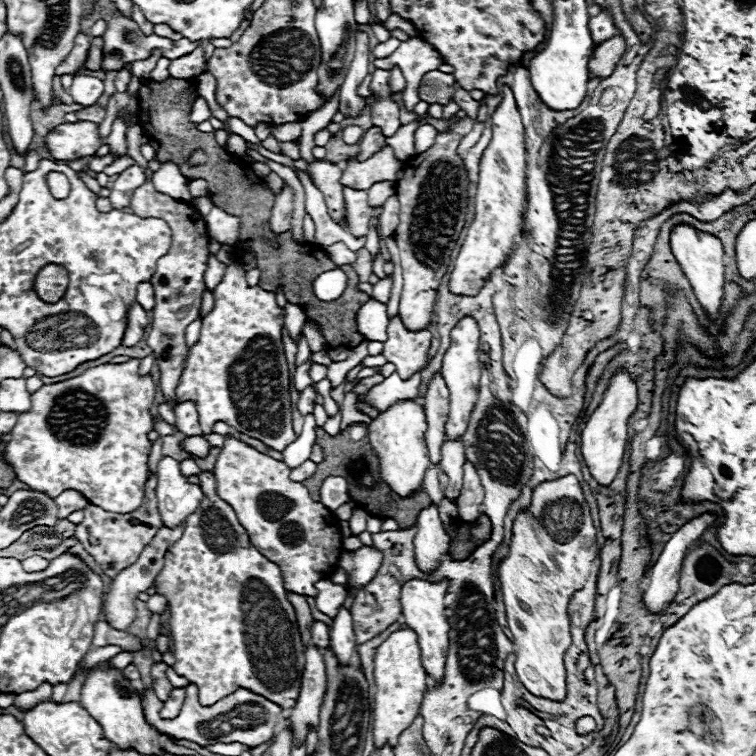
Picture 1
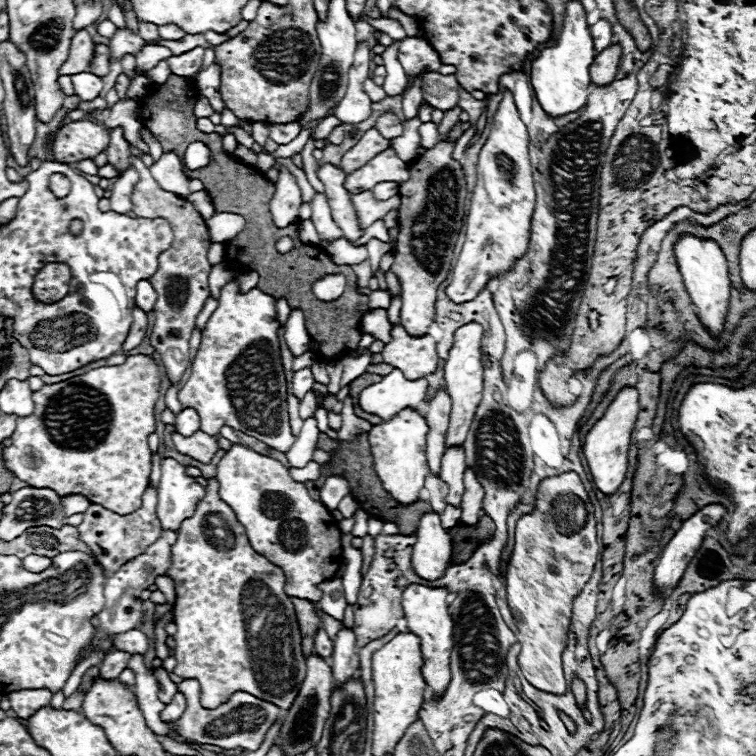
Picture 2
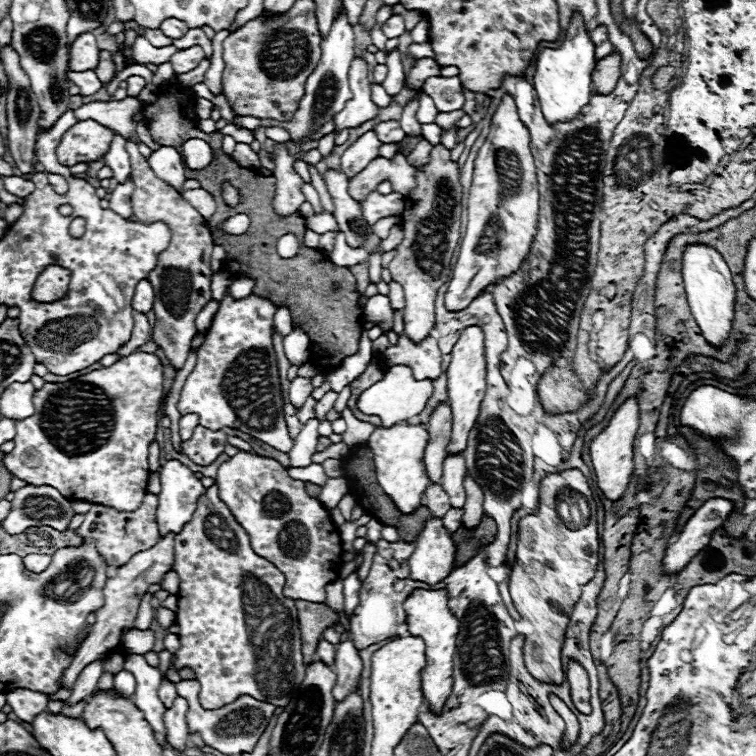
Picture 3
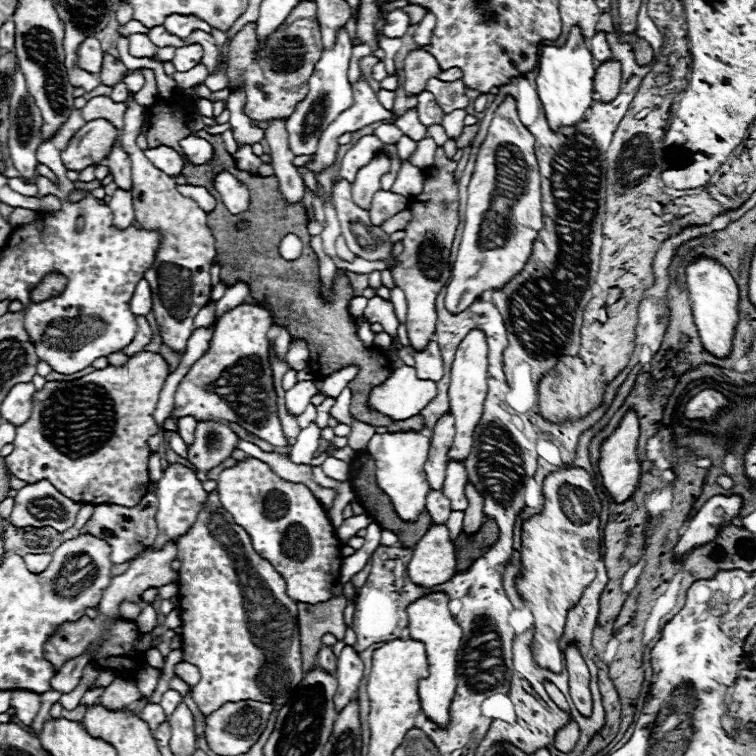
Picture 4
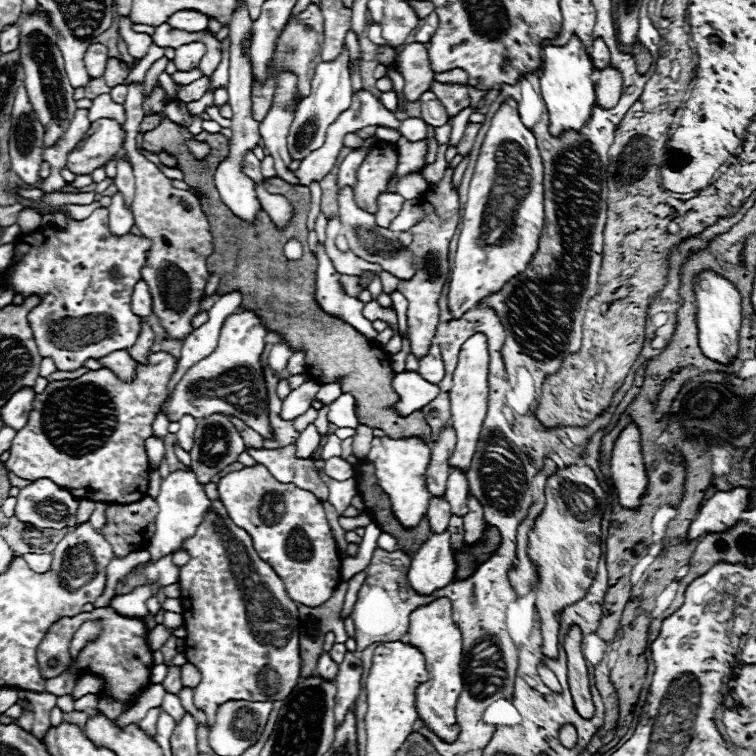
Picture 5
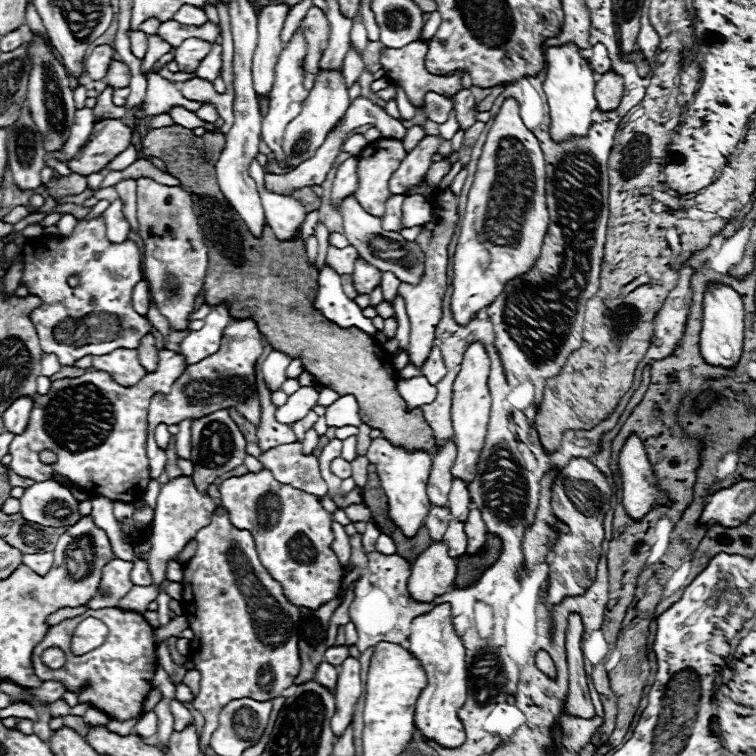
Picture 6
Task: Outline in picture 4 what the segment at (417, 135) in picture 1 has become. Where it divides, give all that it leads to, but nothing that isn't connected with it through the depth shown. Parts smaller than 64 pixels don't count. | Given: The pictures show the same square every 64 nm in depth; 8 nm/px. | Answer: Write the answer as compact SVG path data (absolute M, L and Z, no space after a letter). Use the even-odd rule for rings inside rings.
M432 124L432 126L428 126L426 132L428 132L428 136L430 136L438 146L442 146L442 144L448 140L448 136L446 136L446 132L444 132L444 128L442 128L440 124Z

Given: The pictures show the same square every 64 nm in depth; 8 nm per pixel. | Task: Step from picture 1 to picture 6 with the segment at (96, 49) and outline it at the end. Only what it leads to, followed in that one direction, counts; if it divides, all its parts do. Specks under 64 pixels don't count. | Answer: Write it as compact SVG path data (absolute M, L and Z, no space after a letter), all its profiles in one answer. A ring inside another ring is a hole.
M112 60L112 64L108 66L108 72L104 76L104 82L112 88L126 88L130 84L130 70L124 62Z

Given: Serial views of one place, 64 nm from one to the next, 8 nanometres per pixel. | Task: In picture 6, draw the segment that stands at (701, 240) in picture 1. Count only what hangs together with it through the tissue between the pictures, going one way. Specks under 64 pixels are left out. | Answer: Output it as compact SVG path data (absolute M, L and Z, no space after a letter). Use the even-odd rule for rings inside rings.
M708 284L702 302L702 332L700 332L700 354L712 366L732 368L742 356L744 344L744 304L740 294L724 284Z

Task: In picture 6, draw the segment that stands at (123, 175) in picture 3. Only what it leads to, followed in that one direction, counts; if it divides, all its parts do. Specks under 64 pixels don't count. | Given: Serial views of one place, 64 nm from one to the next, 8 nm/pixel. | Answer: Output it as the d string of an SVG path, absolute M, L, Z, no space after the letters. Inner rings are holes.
M126 178L116 184L118 196L124 204L124 216L128 218L132 232L138 232L138 218L136 218L136 180Z

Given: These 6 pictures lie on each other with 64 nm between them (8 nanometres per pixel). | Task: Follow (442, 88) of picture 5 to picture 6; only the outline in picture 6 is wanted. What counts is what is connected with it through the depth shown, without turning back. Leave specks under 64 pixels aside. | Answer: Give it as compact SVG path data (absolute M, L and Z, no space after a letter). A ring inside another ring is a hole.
M462 88L462 90L460 90L460 92L456 92L454 96L450 96L448 100L452 100L452 102L454 102L452 110L456 112L456 118L458 118L460 126L462 126L464 130L466 130L466 128L470 128L470 126L474 124L474 114L472 114L472 110L474 110L474 106L476 106L474 96L470 94L470 90Z

